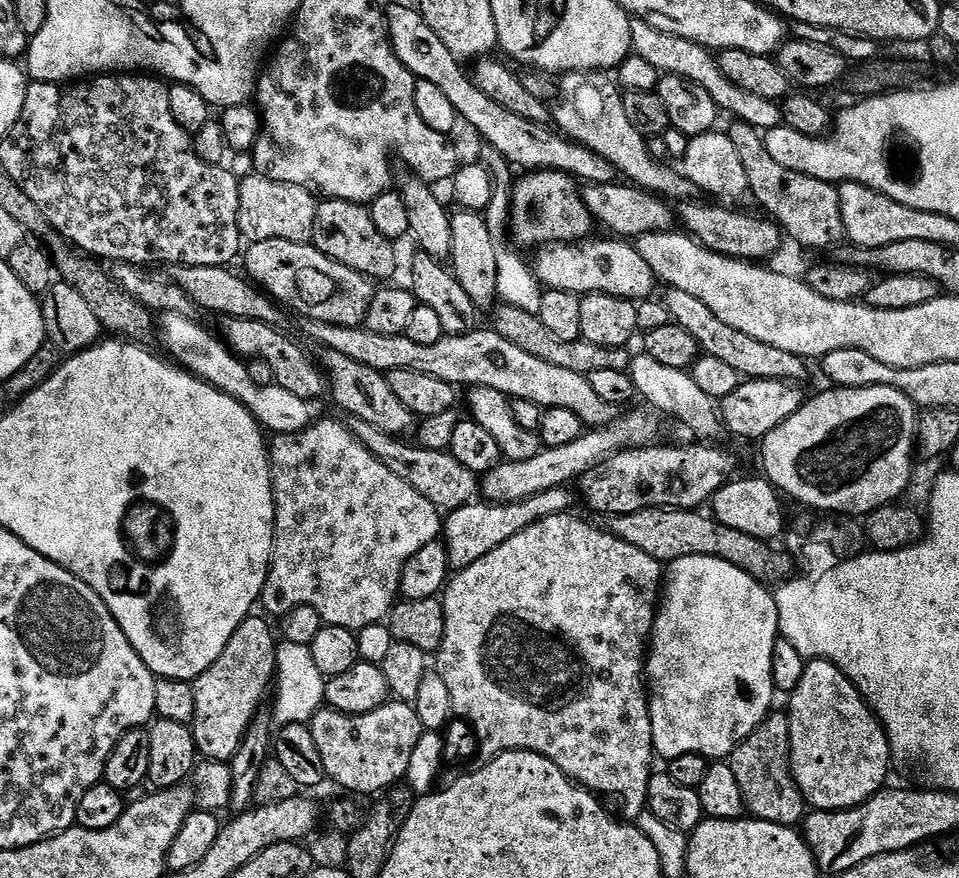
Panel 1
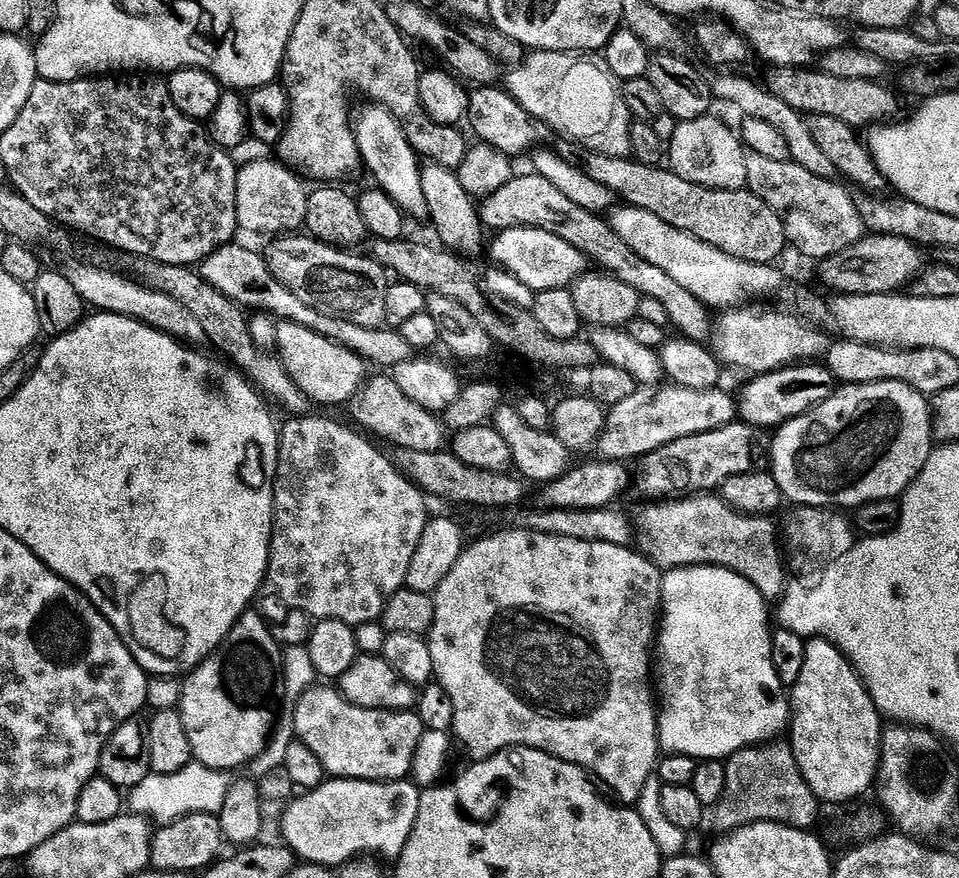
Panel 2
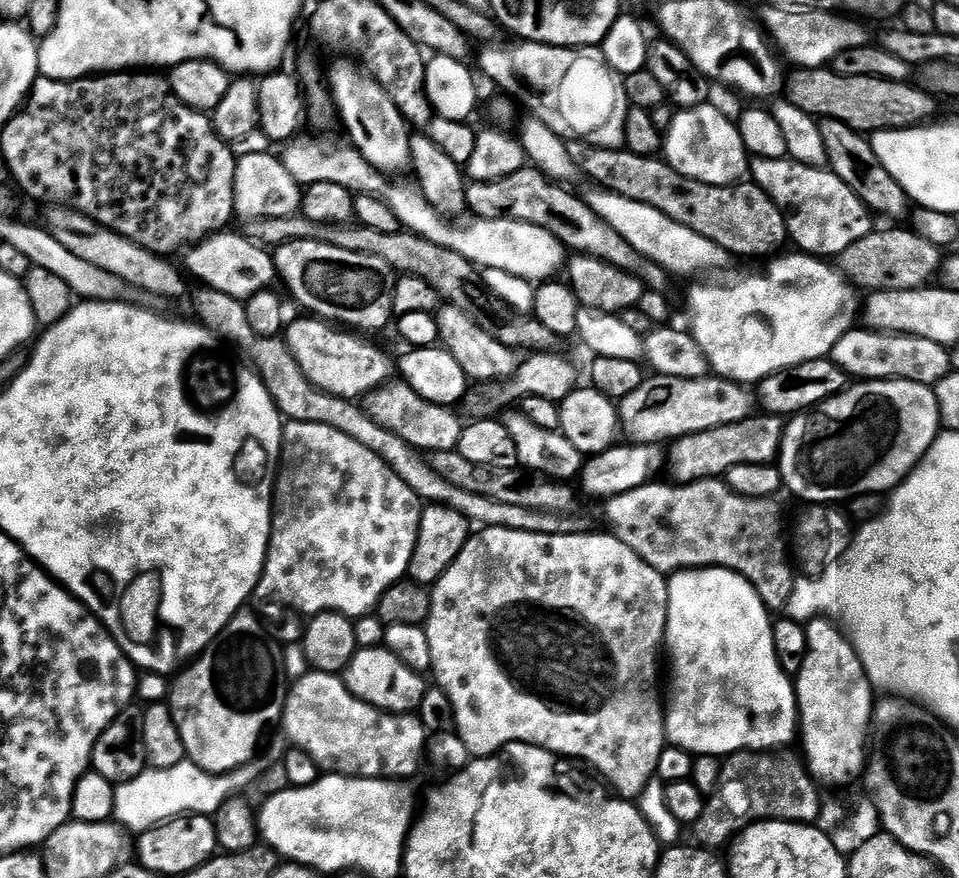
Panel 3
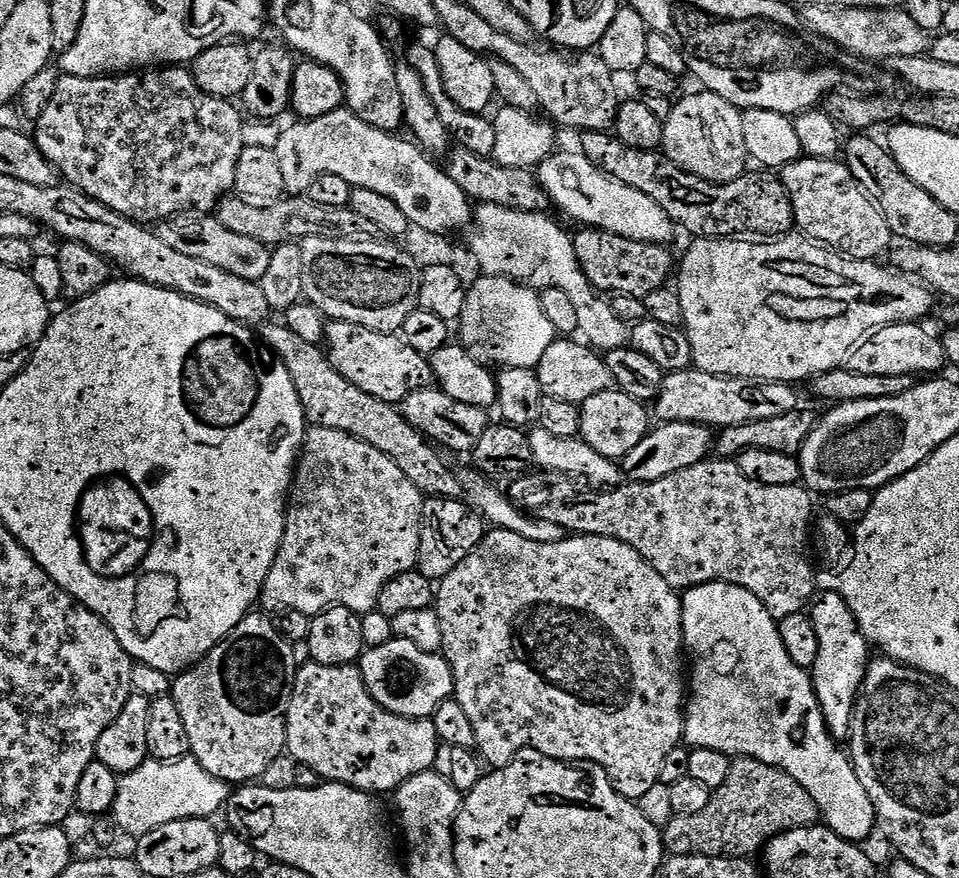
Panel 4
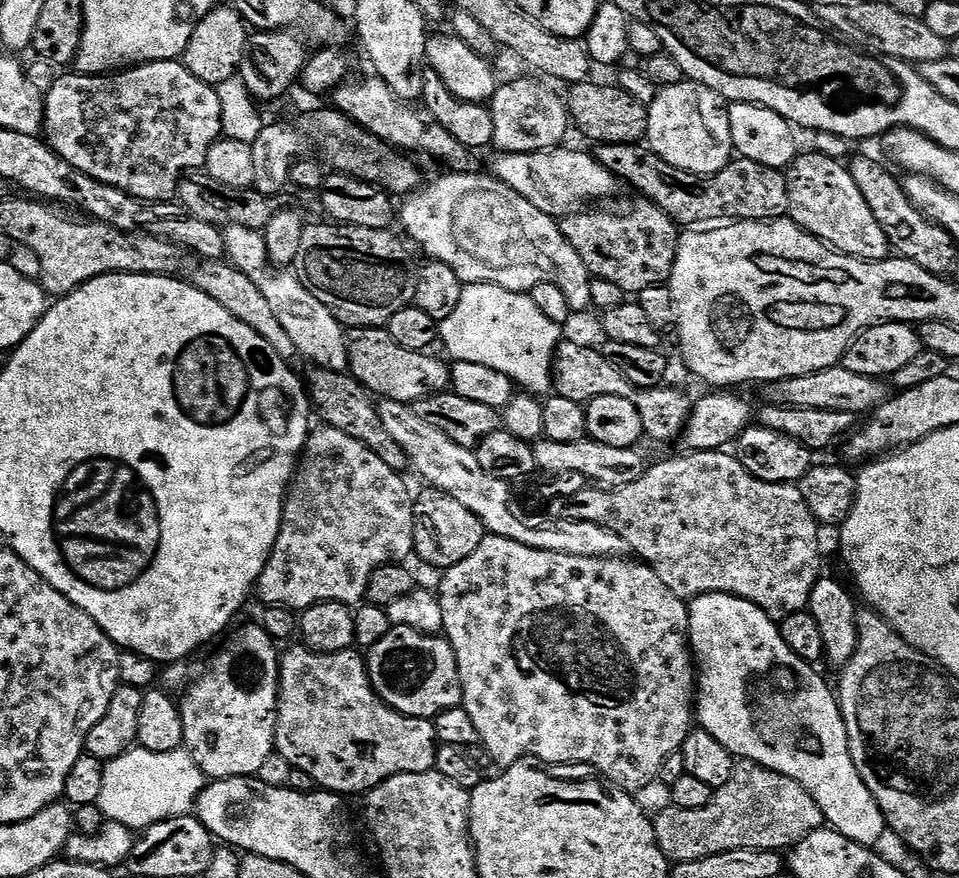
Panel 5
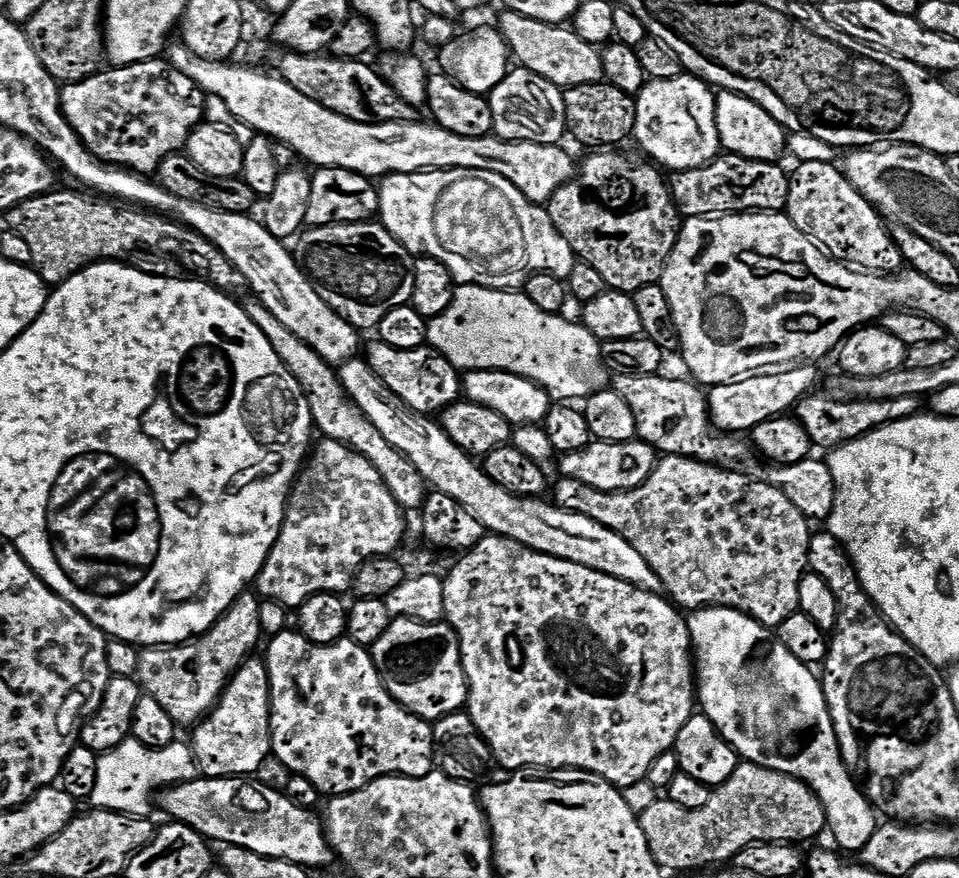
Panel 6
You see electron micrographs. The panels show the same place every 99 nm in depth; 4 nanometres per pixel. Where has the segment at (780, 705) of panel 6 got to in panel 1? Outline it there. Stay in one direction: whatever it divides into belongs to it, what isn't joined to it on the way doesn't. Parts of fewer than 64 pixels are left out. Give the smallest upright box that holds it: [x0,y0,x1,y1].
[646,556,780,762]

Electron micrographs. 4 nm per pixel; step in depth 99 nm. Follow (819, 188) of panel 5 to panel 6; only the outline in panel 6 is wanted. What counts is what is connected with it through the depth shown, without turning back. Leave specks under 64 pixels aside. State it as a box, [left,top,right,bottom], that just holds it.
[787,160,905,274]

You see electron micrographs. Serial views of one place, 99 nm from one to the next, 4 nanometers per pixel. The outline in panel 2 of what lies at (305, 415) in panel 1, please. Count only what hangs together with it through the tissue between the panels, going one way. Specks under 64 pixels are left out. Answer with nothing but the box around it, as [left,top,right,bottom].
[66,262,205,346]

